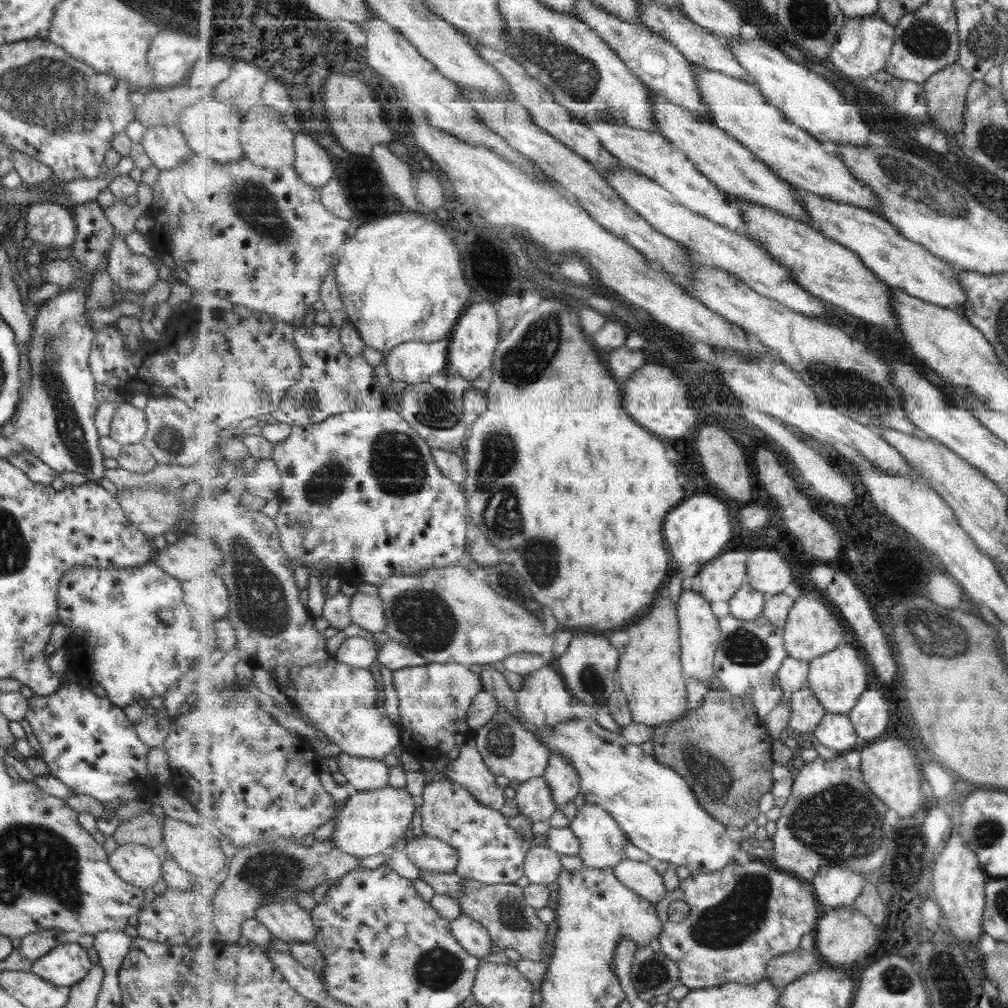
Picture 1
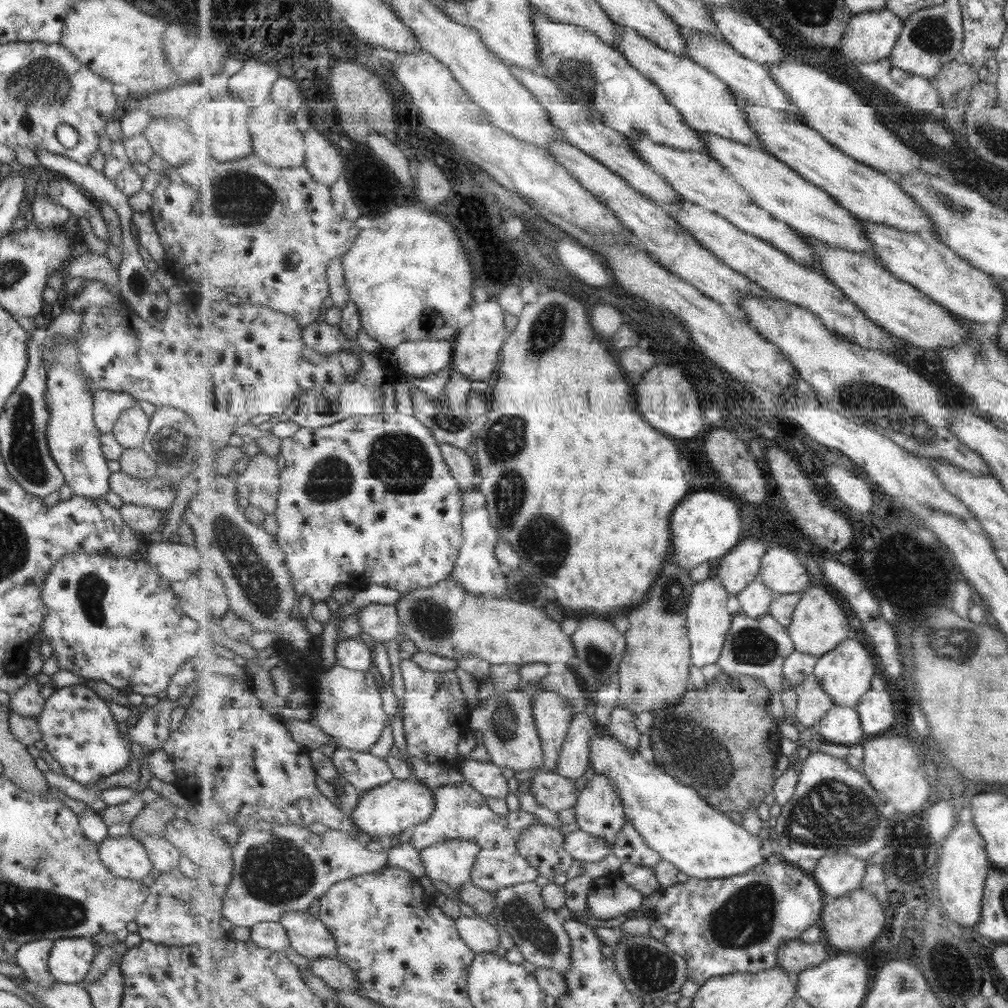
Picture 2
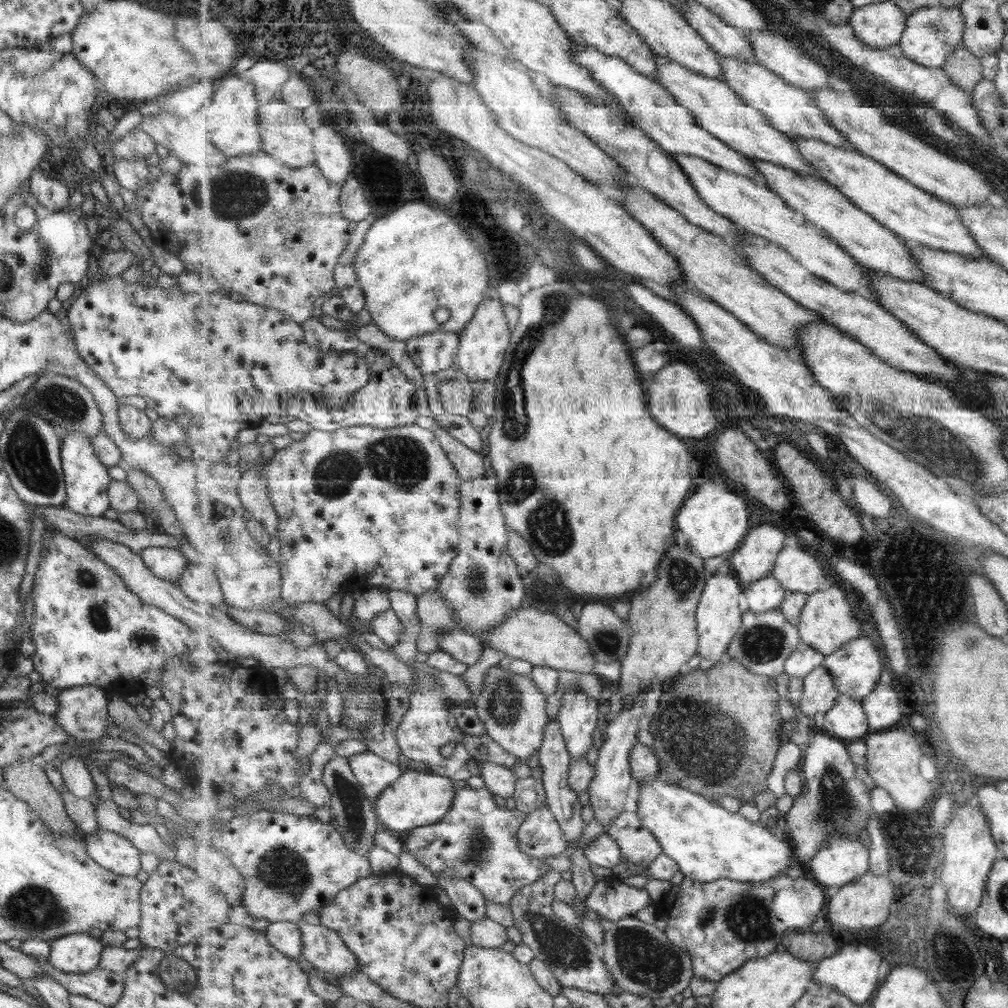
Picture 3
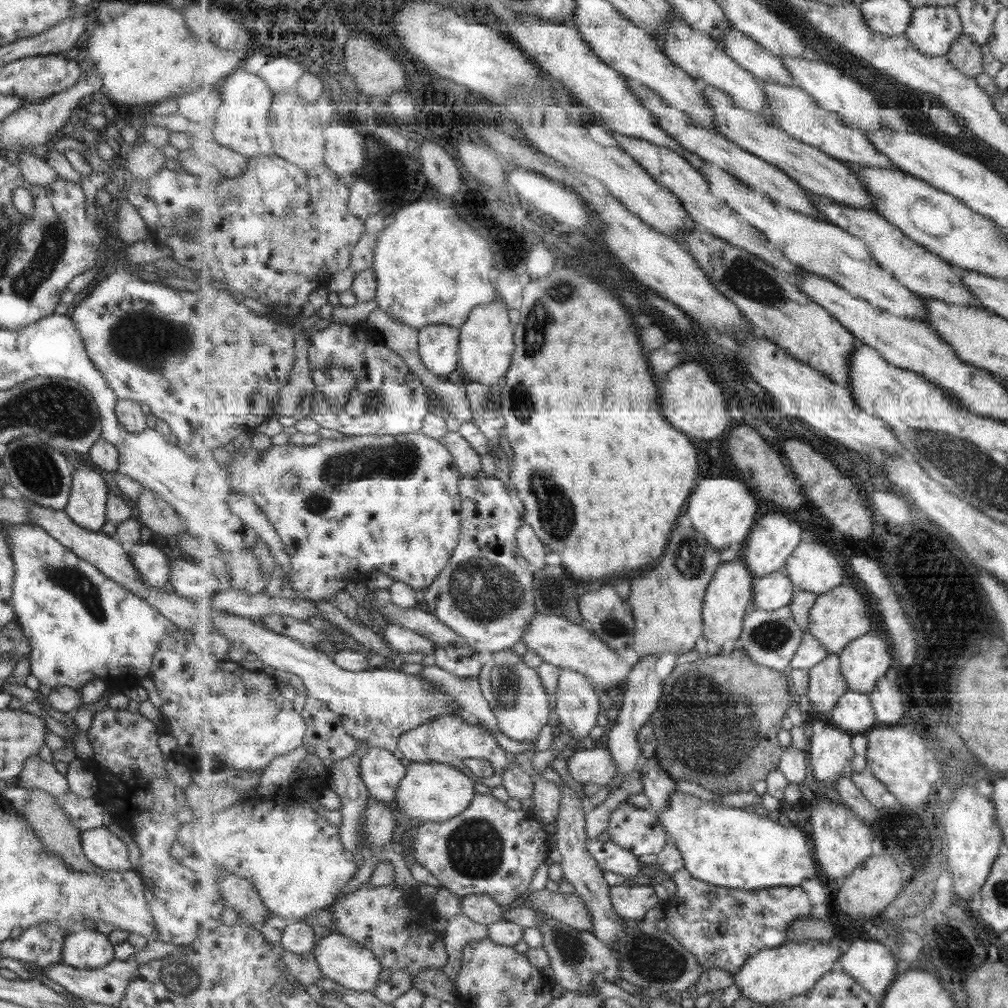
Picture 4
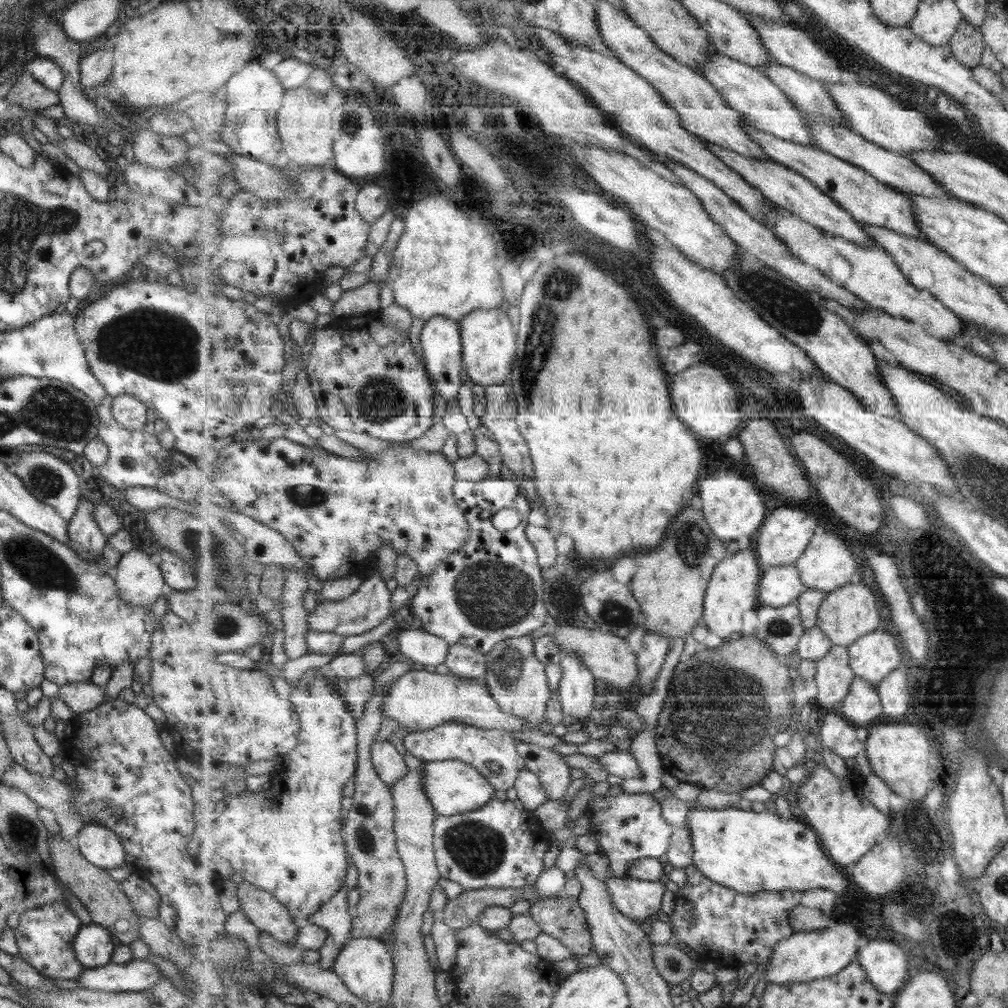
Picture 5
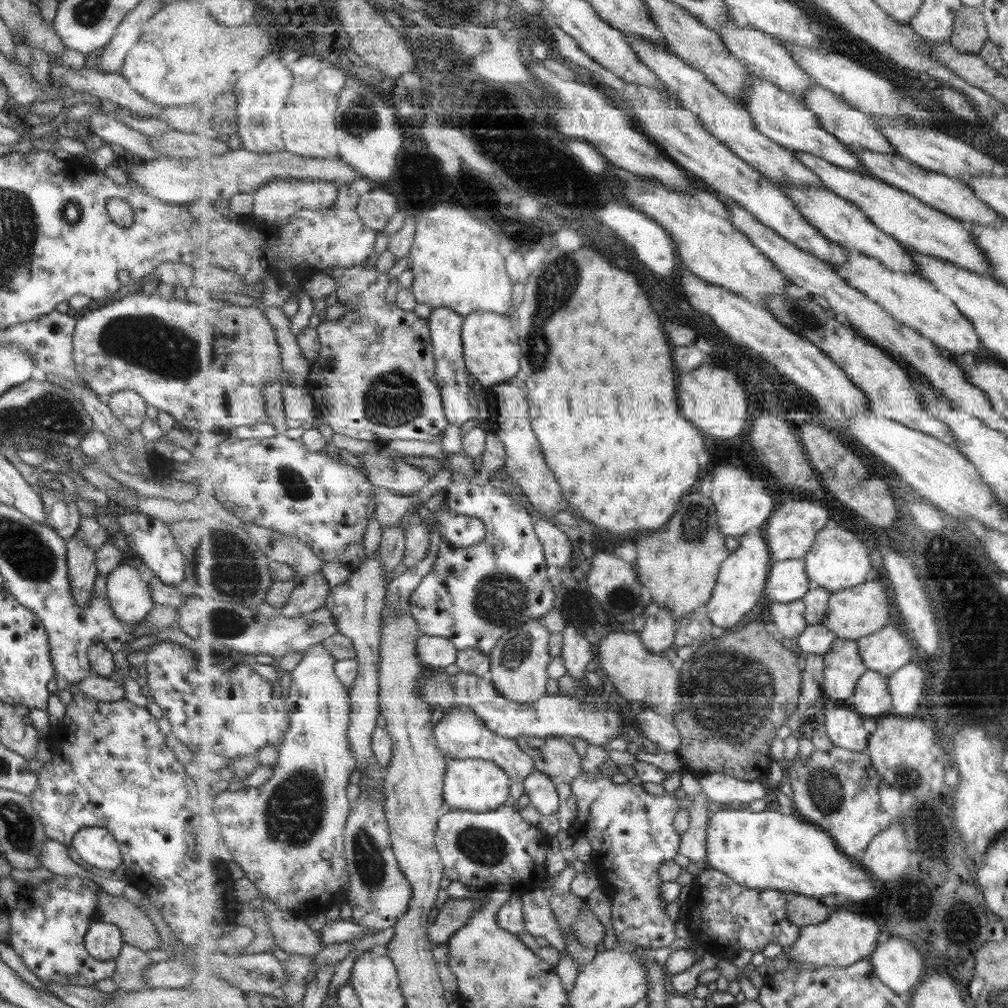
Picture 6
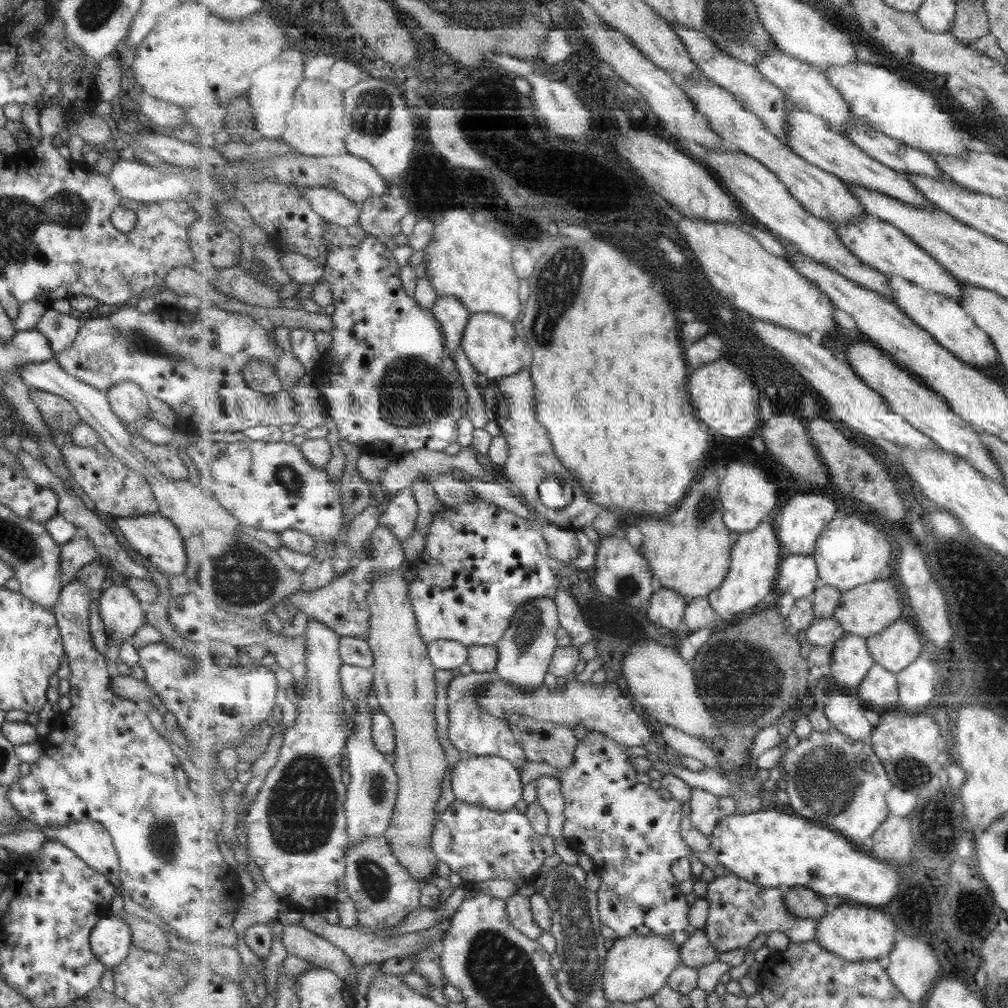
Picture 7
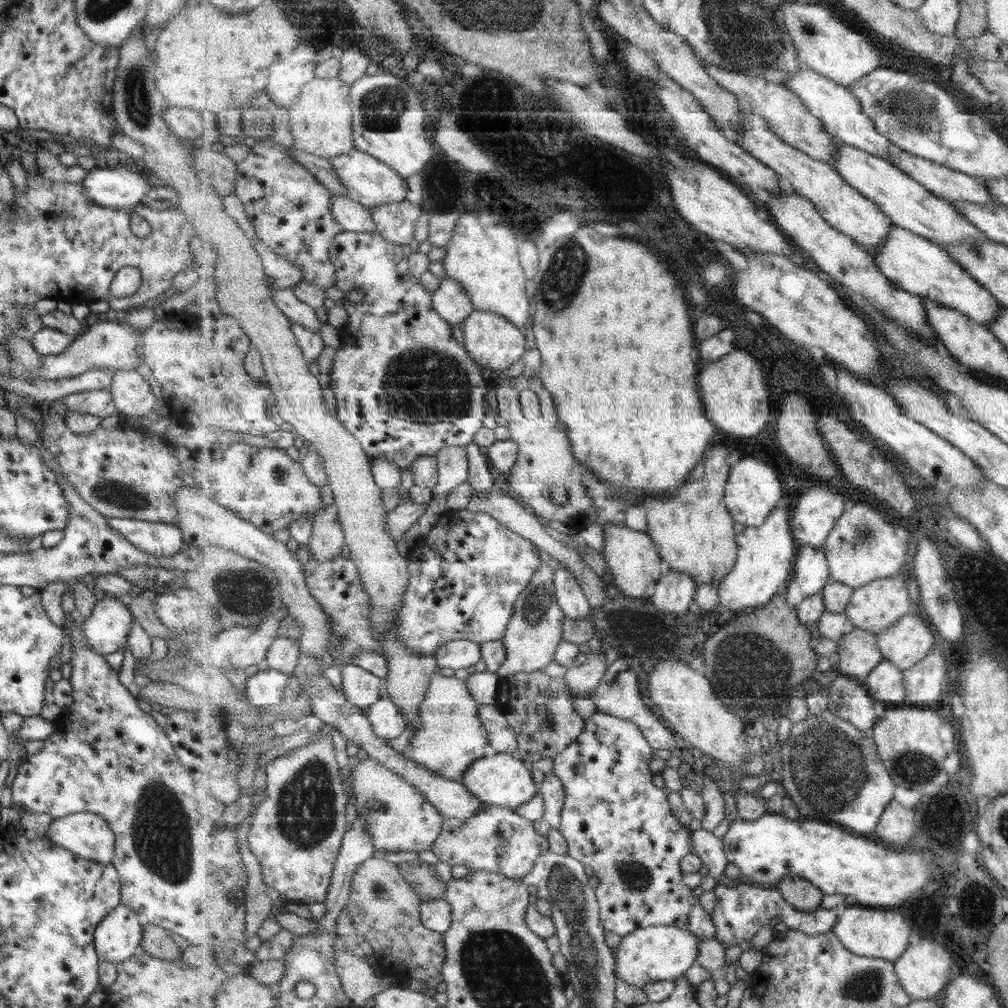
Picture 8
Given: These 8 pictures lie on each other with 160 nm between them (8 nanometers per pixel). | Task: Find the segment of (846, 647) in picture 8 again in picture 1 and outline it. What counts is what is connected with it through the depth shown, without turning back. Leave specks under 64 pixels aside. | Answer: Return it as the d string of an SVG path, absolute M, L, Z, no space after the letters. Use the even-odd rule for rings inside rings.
M809 686L792 694L790 707L792 717L789 720L789 727L794 733L814 732L827 714Z

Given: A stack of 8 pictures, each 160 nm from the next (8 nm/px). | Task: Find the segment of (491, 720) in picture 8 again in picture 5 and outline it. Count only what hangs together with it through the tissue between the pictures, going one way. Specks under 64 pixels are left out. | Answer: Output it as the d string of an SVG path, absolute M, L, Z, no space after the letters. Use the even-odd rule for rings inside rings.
M453 720L443 721L441 725L433 729L406 733L399 744L402 749L419 759L423 759L423 761L462 761L471 764L496 788L496 790L505 791L509 790L509 788L513 788L519 773L522 773L523 770L526 769L526 760L523 759L523 756L519 755L518 741L514 735L511 734L511 732L499 729L485 729ZM486 762L495 762L499 766L500 773L495 775L493 772L490 772L487 766L485 766Z

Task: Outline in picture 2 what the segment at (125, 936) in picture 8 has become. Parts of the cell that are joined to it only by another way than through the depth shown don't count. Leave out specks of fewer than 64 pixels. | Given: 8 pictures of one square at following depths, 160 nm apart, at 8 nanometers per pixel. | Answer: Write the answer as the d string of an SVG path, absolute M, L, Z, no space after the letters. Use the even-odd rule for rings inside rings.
M60 938L52 944L47 972L54 982L80 984L96 953L88 938Z

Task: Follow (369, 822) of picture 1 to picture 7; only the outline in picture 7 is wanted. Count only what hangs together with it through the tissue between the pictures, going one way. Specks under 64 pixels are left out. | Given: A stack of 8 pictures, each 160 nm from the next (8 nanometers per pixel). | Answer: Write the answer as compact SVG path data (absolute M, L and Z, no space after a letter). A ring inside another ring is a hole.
M499 756L462 757L454 766L451 774L451 785L455 799L497 811L514 808L515 804L523 798L523 784L519 768Z

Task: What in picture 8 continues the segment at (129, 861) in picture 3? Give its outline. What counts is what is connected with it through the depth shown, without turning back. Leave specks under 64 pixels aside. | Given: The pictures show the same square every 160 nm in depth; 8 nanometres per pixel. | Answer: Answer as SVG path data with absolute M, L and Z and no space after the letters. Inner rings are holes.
M77 812L51 819L45 835L75 856L99 864L109 864L114 855L114 834L96 814Z

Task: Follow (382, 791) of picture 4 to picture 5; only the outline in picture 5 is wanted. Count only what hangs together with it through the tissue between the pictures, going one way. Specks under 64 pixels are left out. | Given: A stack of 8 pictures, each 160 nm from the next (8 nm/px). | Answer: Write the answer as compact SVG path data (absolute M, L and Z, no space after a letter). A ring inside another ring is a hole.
M376 740L372 744L372 758L375 771L390 787L408 775L406 758L395 740Z

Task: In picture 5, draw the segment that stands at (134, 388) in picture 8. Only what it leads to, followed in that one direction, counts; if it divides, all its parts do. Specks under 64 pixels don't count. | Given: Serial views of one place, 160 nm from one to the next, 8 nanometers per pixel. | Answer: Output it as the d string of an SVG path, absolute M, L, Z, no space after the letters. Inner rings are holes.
M127 394L117 395L112 398L111 414L114 421L130 431L143 430L146 408L142 402Z

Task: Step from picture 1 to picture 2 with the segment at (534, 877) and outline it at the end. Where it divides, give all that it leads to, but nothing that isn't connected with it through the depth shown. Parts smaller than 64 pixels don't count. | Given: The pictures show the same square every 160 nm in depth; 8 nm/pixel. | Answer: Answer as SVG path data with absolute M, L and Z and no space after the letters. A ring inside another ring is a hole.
M538 820L537 824L530 826L519 837L518 849L523 858L526 858L531 863L531 866L534 866L539 871L540 876L549 878L553 882L557 880L559 874L566 874L567 870L571 868L571 864L573 864L574 858L566 849L565 839L566 835L561 834L557 827L545 825L545 823Z

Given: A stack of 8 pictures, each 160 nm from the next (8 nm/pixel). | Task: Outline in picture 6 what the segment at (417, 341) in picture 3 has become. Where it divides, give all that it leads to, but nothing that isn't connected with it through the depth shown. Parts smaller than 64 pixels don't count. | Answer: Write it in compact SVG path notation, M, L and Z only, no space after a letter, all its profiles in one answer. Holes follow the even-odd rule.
M435 308L431 310L428 323L431 329L431 340L434 346L434 357L436 360L436 379L442 390L442 399L446 409L446 417L451 423L463 426L473 418L473 406L470 400L469 373L464 357L464 342L462 337L462 326L464 323L462 314L457 314L451 308Z

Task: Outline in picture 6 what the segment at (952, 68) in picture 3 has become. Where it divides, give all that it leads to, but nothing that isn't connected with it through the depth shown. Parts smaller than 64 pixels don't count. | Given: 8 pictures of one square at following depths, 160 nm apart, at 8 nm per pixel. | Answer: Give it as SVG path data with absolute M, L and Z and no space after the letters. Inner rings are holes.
M963 6L958 12L950 38L953 46L965 54L979 55L988 40L990 34L981 9Z

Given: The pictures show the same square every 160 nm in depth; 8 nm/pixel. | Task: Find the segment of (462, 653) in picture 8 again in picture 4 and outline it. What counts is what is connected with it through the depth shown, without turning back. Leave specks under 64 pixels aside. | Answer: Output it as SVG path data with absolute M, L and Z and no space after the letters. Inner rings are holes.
M388 623L382 628L382 633L388 644L399 654L417 654L417 655L434 655L437 647L433 640L429 640L414 632L404 628L399 624Z

